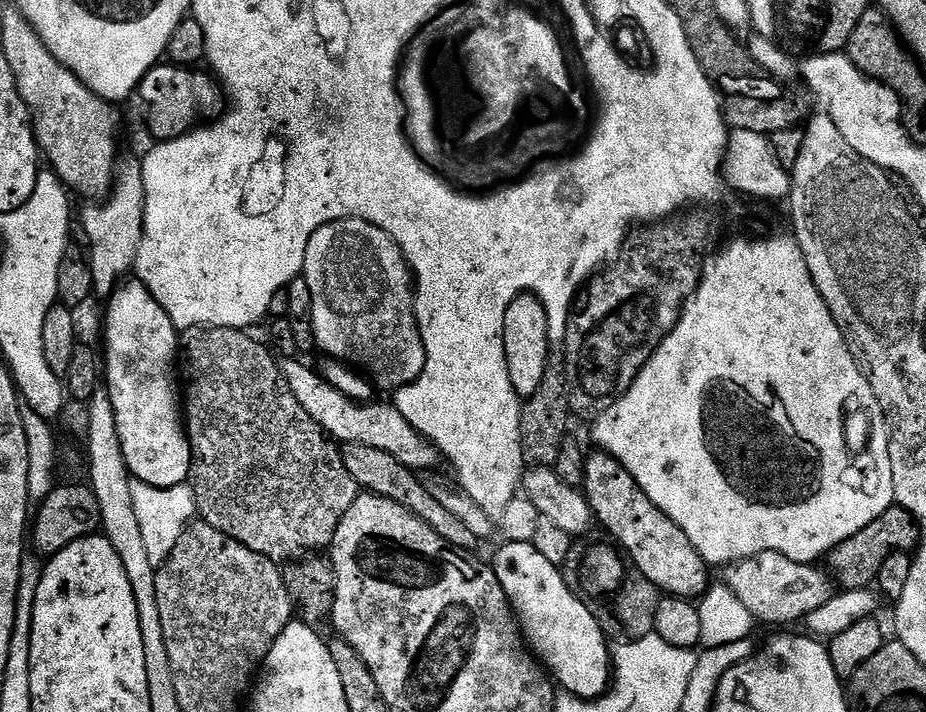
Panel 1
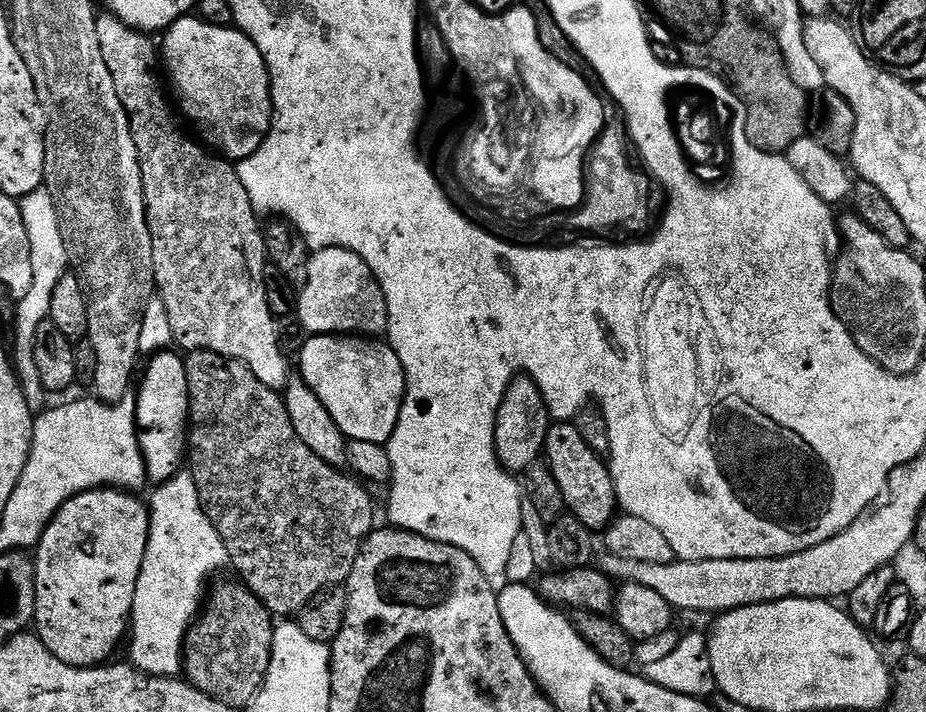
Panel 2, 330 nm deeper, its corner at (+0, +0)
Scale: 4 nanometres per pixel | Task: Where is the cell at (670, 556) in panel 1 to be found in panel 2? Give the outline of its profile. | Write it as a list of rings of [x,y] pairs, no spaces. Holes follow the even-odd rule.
[[[556,422],[549,427],[544,443],[544,456],[548,468],[558,481],[558,490],[562,490],[565,509],[574,518],[578,518],[582,526],[593,530],[607,528],[618,515],[612,473],[605,457],[586,446],[575,423]]]

